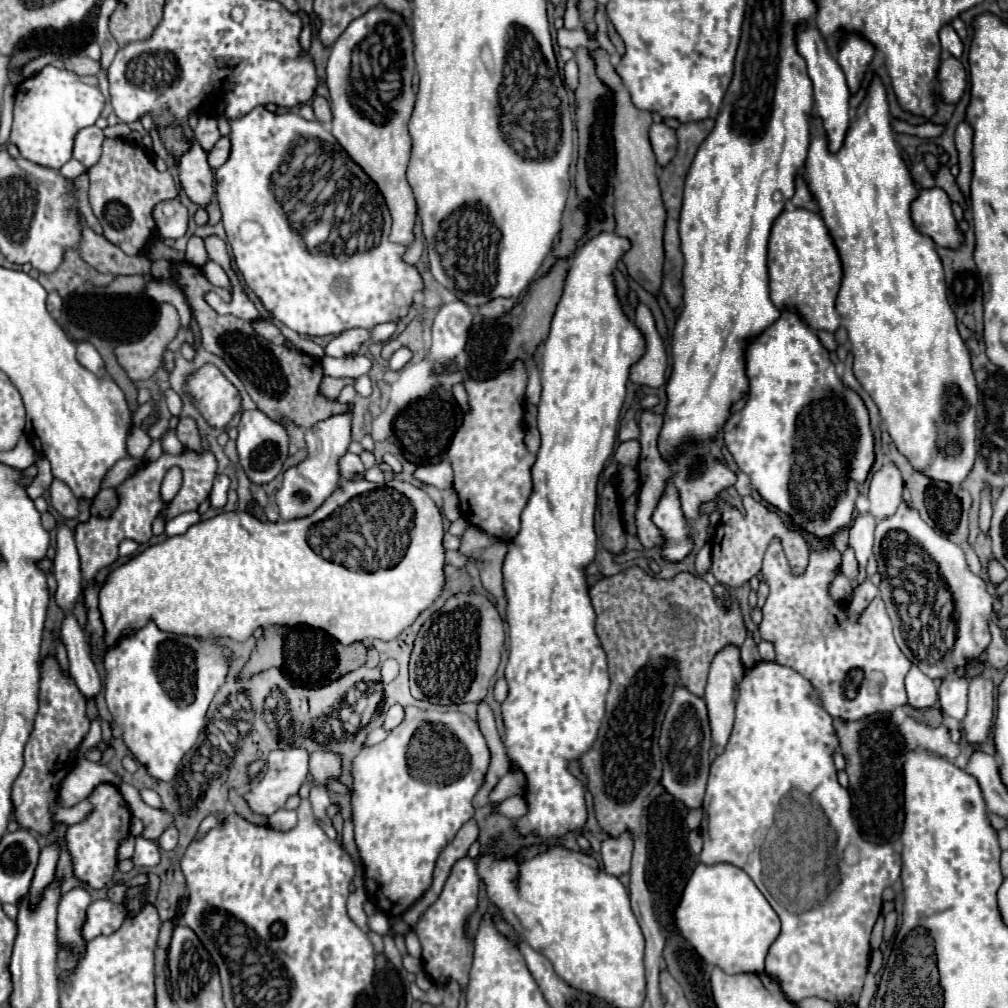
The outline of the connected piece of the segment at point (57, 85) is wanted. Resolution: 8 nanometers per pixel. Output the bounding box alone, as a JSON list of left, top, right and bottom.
[10,66,104,170]

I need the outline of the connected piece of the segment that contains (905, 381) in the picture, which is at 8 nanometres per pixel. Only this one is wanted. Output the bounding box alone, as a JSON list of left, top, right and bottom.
[806,78,978,484]

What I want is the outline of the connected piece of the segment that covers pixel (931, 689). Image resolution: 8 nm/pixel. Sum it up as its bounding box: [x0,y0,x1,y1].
[906,666,938,708]

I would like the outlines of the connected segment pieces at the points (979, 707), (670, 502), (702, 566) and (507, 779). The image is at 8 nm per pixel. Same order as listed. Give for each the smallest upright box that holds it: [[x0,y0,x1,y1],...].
[[962,674,994,744],[652,484,692,562],[696,544,710,574],[490,768,526,802]]

